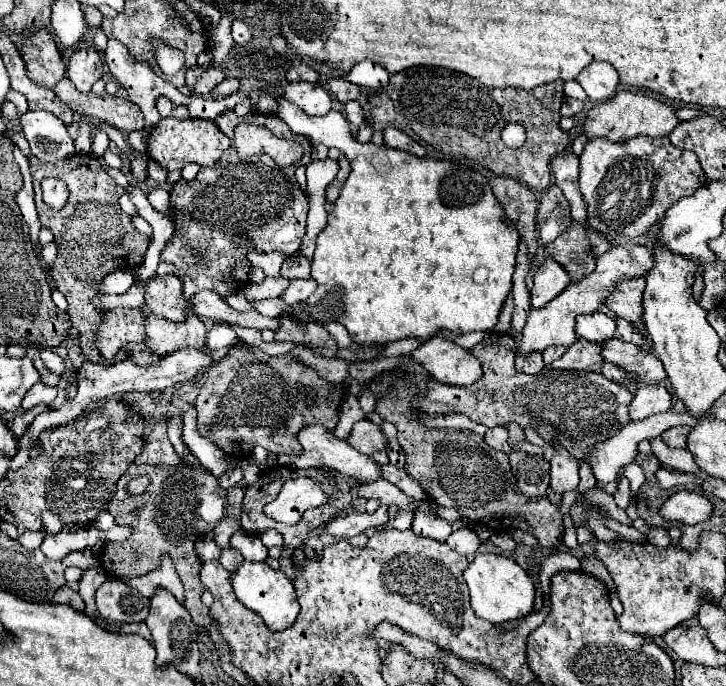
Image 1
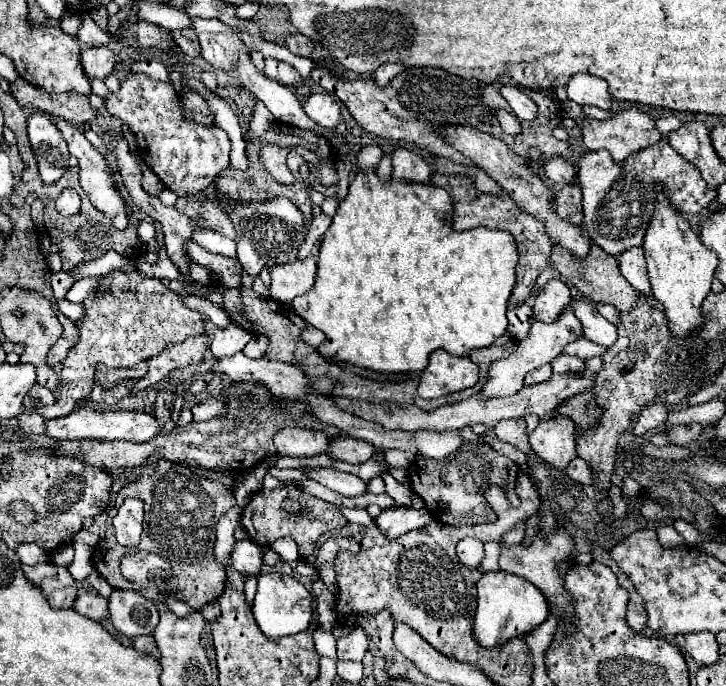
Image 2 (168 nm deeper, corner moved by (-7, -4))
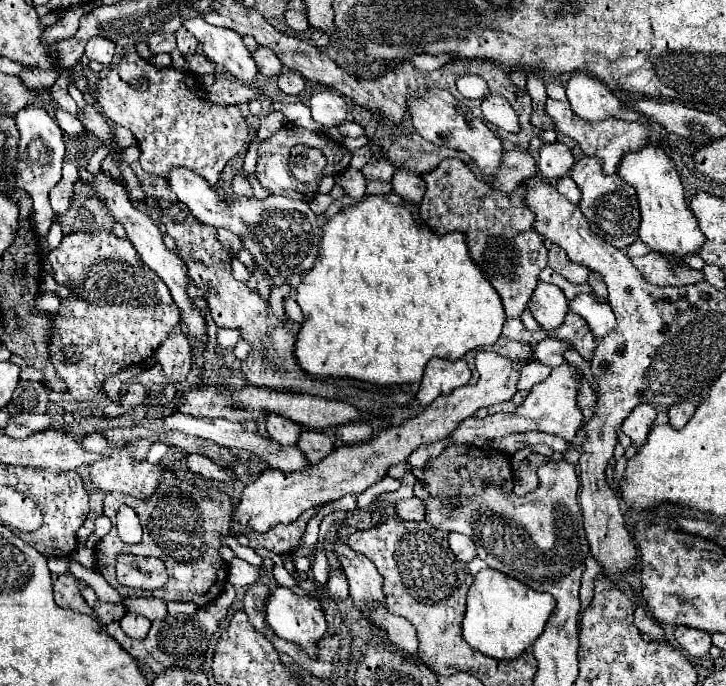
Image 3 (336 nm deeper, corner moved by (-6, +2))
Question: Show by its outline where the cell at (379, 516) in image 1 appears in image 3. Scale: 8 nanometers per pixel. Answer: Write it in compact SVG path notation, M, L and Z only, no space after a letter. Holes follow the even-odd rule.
M419 498L401 500L395 504L395 516L401 520L423 520L425 518L425 506Z

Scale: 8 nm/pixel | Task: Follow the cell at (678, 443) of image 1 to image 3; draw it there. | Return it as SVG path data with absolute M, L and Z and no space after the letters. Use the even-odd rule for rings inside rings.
M679 402L679 404L675 404L675 406L671 406L669 408L669 424L673 426L673 428L683 428L689 420L691 420L691 416L695 414L695 404L693 402Z

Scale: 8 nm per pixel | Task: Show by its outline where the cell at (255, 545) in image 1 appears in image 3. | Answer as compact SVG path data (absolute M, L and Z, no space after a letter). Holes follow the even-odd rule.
M231 558L227 564L227 580L235 586L249 586L259 578L259 568L241 558Z

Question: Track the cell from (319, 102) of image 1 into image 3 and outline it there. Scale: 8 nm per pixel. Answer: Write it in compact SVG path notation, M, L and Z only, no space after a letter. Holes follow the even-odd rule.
M321 90L315 92L309 100L313 120L325 128L333 128L341 124L347 116L347 102L339 92Z

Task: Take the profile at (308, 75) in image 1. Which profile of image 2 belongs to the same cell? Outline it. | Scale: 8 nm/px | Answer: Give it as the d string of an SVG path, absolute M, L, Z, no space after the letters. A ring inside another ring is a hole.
M266 58L266 66L264 66L264 74L270 78L270 80L276 80L284 86L298 86L302 76L296 72L294 66L286 64L286 62L280 62L280 60L274 60L274 58Z

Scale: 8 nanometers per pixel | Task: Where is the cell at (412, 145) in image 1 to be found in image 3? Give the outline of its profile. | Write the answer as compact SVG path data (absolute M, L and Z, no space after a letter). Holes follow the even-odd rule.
M395 170L391 178L393 192L399 194L401 198L419 204L423 194L425 194L425 182L419 174L411 174L411 170Z

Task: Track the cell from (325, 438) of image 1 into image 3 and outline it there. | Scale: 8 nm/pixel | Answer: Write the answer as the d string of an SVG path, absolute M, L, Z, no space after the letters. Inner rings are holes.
M269 414L267 416L267 430L269 430L269 436L273 440L277 440L281 446L297 446L297 440L299 440L303 426L291 422L289 418Z

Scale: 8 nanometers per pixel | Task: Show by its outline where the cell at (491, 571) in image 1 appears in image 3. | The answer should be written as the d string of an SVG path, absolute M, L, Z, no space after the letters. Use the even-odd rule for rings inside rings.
M481 570L475 574L475 582L467 594L467 612L463 618L463 638L467 644L497 660L511 660L523 654L543 632L555 608L555 598L547 592L535 592L527 584L499 572Z

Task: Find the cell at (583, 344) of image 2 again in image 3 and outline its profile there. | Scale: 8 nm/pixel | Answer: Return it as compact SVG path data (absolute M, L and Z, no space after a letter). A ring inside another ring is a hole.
M545 338L545 340L541 340L533 346L535 358L539 362L551 366L551 368L561 366L565 362L565 358L563 358L565 350L569 350L569 346L563 340L557 340L557 338Z

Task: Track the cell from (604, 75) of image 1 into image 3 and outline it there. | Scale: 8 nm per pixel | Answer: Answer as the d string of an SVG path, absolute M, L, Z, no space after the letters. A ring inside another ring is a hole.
M577 72L567 82L567 100L575 114L583 120L605 120L605 118L623 118L623 120L641 120L639 112L625 112L621 102L613 92L595 76Z

